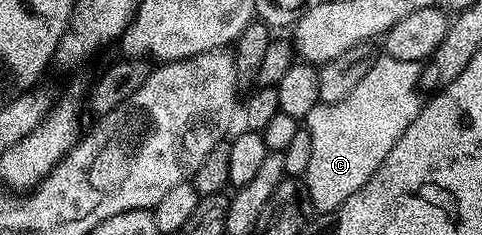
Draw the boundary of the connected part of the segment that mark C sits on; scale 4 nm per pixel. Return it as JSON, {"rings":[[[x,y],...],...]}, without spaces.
{"rings":[[[378,57],[343,103],[318,103],[303,118],[304,128],[311,135],[311,163],[307,163],[303,180],[309,192],[309,204],[318,214],[331,214],[344,201],[351,199],[351,195],[375,175],[401,133],[407,131],[413,122],[414,110],[401,109],[401,97],[416,95],[422,62],[403,63],[403,59]]]}

